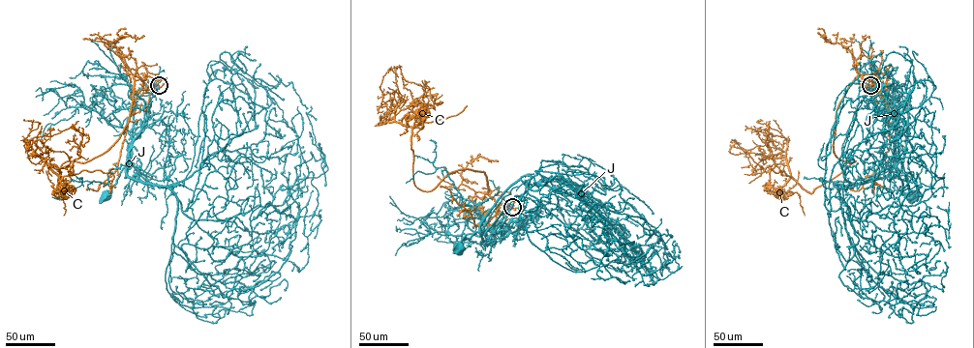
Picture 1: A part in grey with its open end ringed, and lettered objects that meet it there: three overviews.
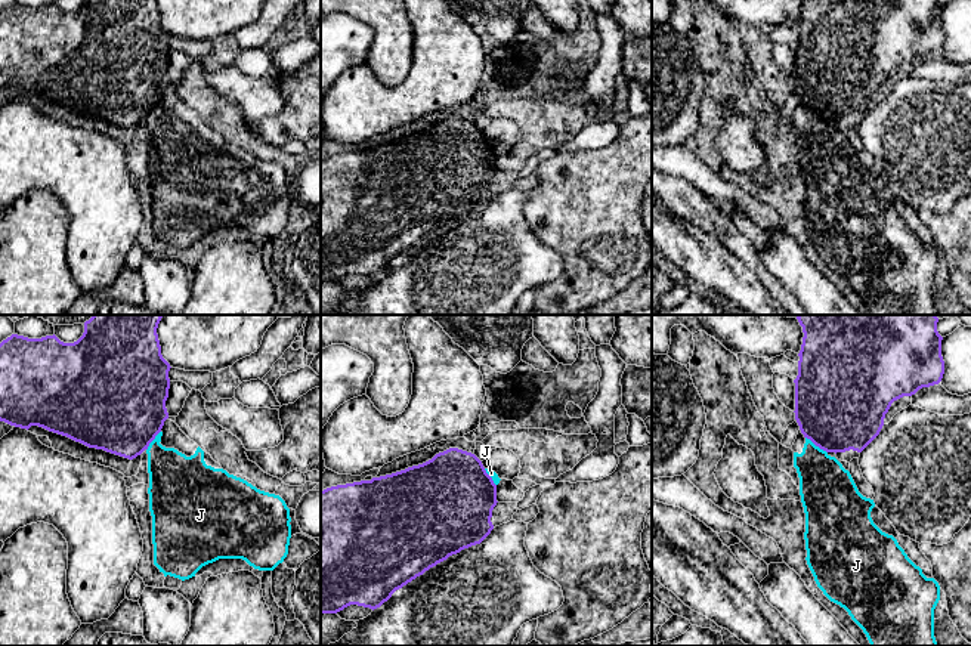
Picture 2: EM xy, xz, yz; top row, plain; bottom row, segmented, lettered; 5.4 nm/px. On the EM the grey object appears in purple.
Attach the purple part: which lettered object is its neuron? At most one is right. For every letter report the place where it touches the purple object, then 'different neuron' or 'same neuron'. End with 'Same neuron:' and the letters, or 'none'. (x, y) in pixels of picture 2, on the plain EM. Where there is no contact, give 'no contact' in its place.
C: no contact | different neuron
J: yz (816, 114) | different neuron
Same neuron: none

